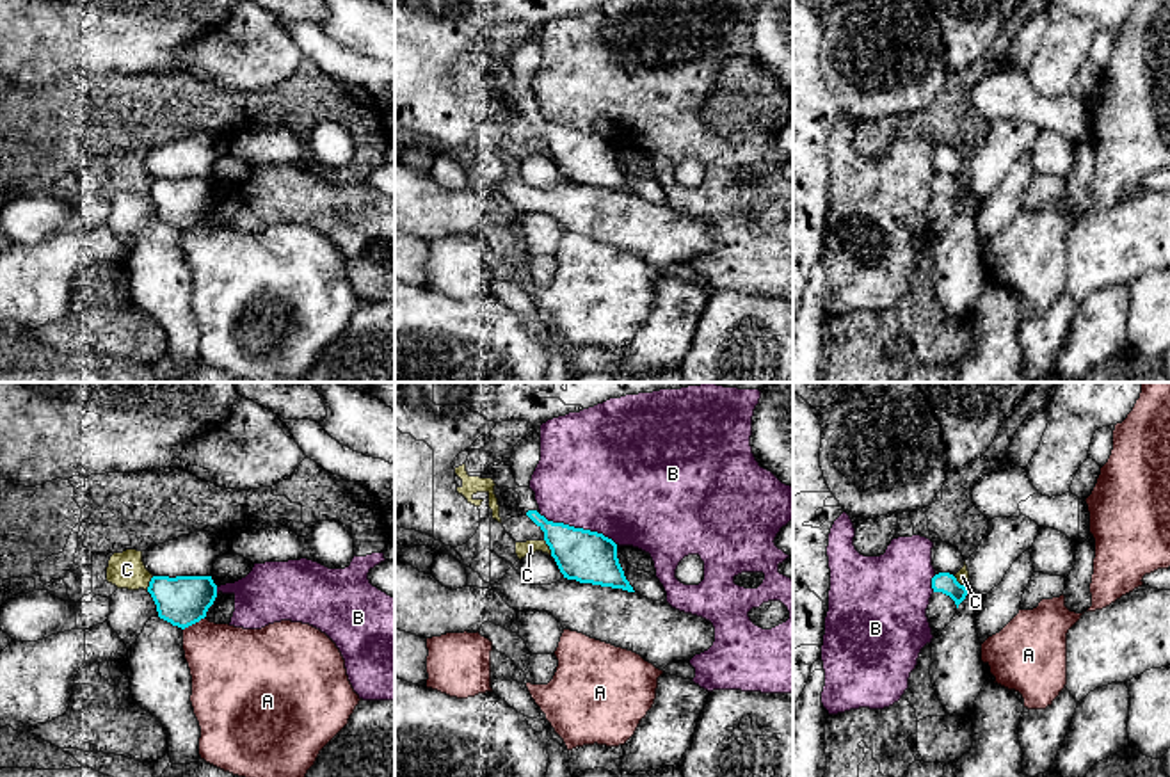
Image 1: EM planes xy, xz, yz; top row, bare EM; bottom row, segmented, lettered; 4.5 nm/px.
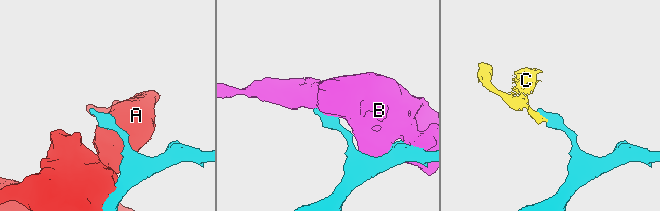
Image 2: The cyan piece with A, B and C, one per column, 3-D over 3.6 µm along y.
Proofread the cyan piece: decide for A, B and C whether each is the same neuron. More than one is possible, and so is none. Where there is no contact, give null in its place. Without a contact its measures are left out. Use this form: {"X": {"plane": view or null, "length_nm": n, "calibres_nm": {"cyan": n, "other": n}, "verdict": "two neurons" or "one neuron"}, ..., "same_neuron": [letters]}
{"A": {"plane": "xy", "length_nm": 110, "calibres_nm": {"cyan": 220, "other": 340}, "verdict": "two neurons"}, "B": {"plane": "xz", "length_nm": 380, "calibres_nm": {"cyan": 240, "other": 480}, "verdict": "two neurons"}, "C": {"plane": "xz", "length_nm": 80, "calibres_nm": {"cyan": 240, "other": 60}, "verdict": "two neurons"}, "same_neuron": []}

